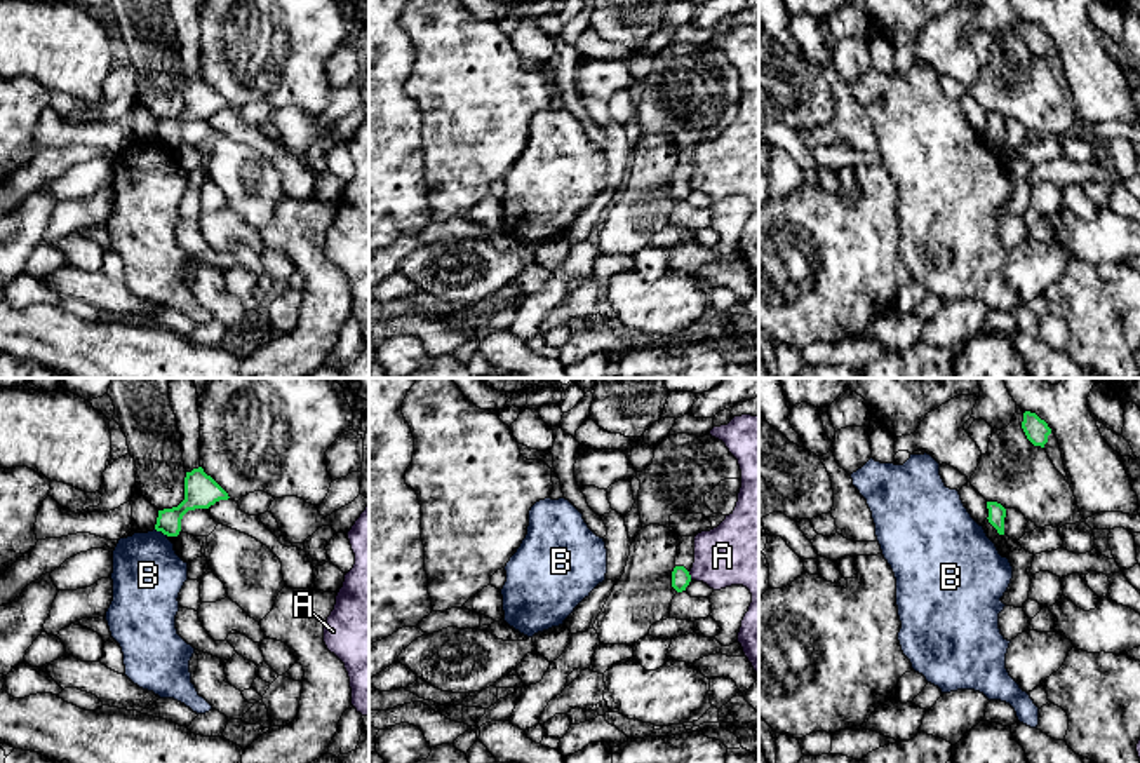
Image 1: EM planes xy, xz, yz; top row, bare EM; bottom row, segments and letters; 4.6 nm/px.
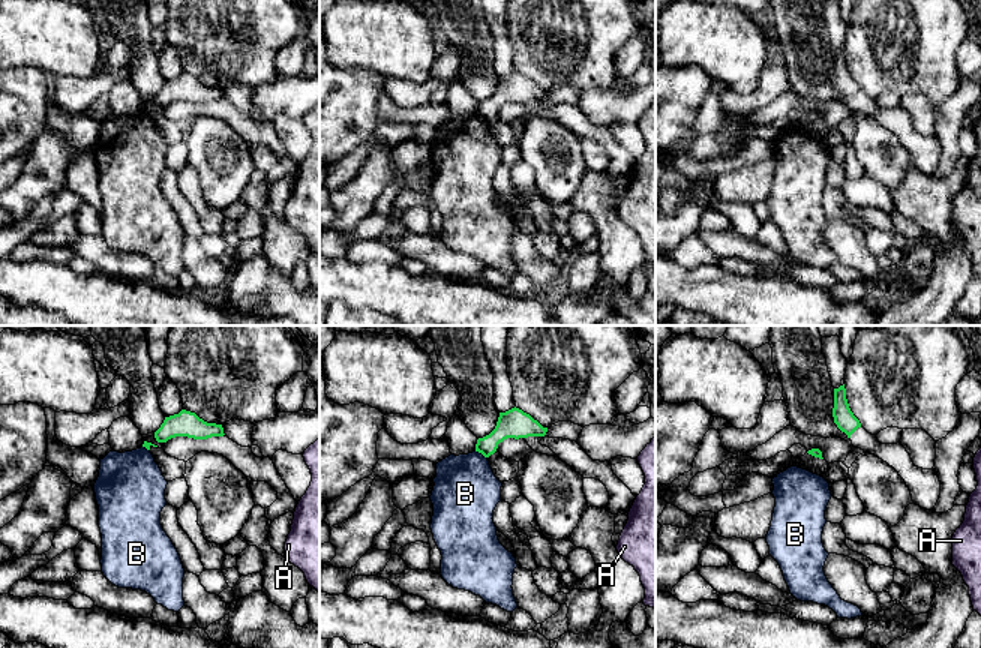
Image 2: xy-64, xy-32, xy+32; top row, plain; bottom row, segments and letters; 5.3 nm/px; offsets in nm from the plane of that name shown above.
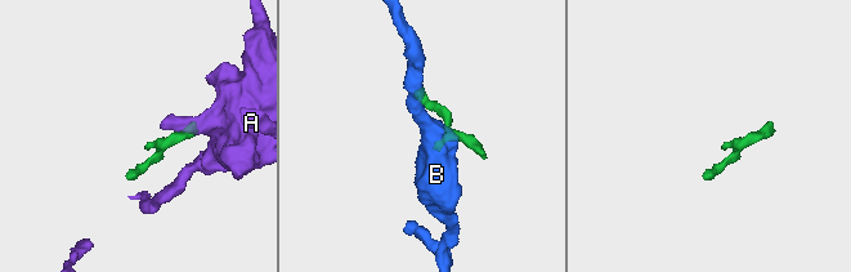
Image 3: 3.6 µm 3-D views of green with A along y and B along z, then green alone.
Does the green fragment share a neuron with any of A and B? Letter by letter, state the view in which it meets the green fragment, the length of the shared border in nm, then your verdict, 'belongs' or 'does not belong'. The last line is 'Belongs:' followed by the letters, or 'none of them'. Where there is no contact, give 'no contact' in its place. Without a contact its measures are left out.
A: xz | 40 nm | does not belong
B: xy | 70 nm | does not belong
Belongs: none of them

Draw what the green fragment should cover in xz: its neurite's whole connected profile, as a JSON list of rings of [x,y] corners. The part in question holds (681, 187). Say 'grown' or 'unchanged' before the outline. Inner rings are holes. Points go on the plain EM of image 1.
grown; [[[682,146],[677,155],[675,178],[672,181],[672,197],[677,202],[686,200],[691,192],[691,178],[694,172],[694,146]]]

